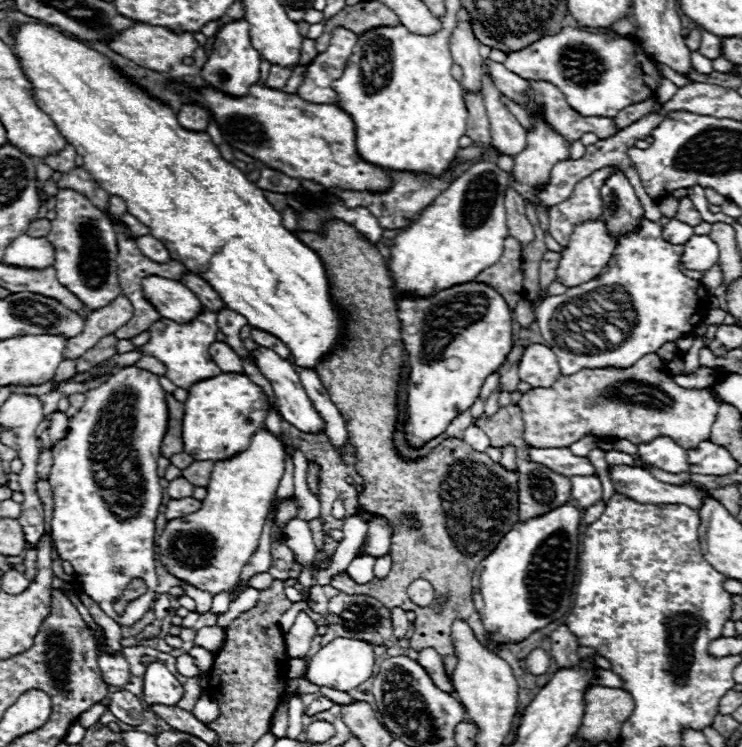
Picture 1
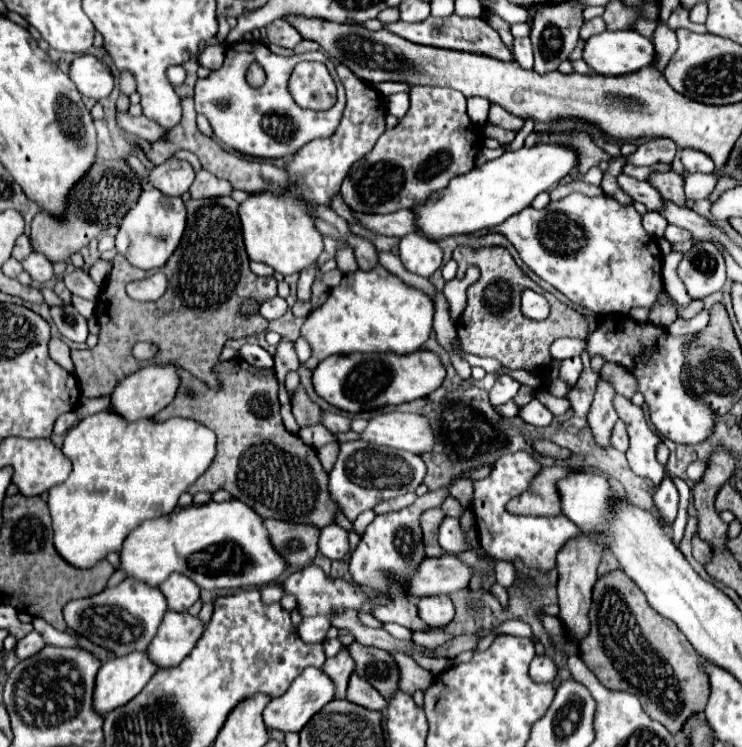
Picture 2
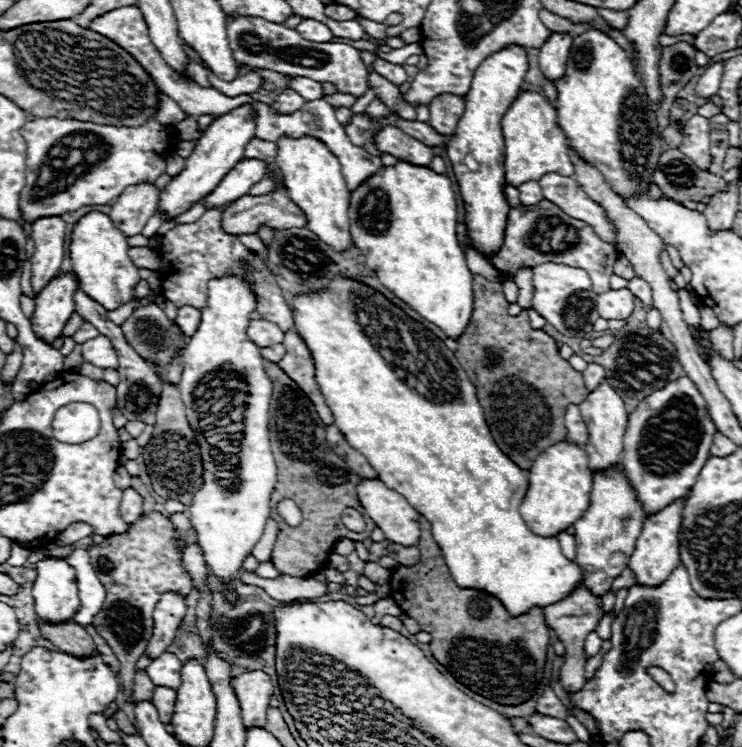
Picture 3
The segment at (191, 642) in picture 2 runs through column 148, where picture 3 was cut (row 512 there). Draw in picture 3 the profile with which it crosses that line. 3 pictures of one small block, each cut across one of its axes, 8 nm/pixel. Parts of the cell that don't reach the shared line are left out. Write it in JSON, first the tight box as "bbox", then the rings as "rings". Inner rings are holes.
{"bbox":[620,376,714,516],"rings":[[[686,376],[652,392],[630,412],[620,468],[648,516],[686,496],[710,456],[714,432],[706,400]]]}

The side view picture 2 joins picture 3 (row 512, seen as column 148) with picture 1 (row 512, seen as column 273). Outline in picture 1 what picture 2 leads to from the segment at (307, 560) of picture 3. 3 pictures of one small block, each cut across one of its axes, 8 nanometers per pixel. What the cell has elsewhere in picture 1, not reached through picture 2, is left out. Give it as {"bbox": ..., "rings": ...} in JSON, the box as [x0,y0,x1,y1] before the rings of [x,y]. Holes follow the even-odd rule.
{"bbox":[276,498,298,528],"rings":[[[290,498],[290,500],[282,500],[280,506],[278,506],[278,514],[276,514],[276,526],[284,528],[284,524],[292,518],[298,516],[298,504],[296,504],[296,498]]]}

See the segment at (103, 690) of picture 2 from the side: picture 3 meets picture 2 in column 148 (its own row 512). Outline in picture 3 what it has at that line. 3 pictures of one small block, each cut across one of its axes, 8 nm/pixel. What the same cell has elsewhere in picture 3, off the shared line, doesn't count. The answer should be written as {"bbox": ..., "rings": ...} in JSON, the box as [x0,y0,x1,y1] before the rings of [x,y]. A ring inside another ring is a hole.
{"bbox":[628,498,684,586],"rings":[[[684,498],[676,500],[674,504],[670,504],[668,508],[660,510],[658,514],[652,514],[646,518],[644,528],[636,540],[636,548],[630,556],[630,564],[628,568],[634,572],[636,576],[636,584],[642,586],[660,586],[670,574],[672,570],[680,564],[680,542],[678,542],[678,528],[680,528],[680,512],[684,506]]]}

